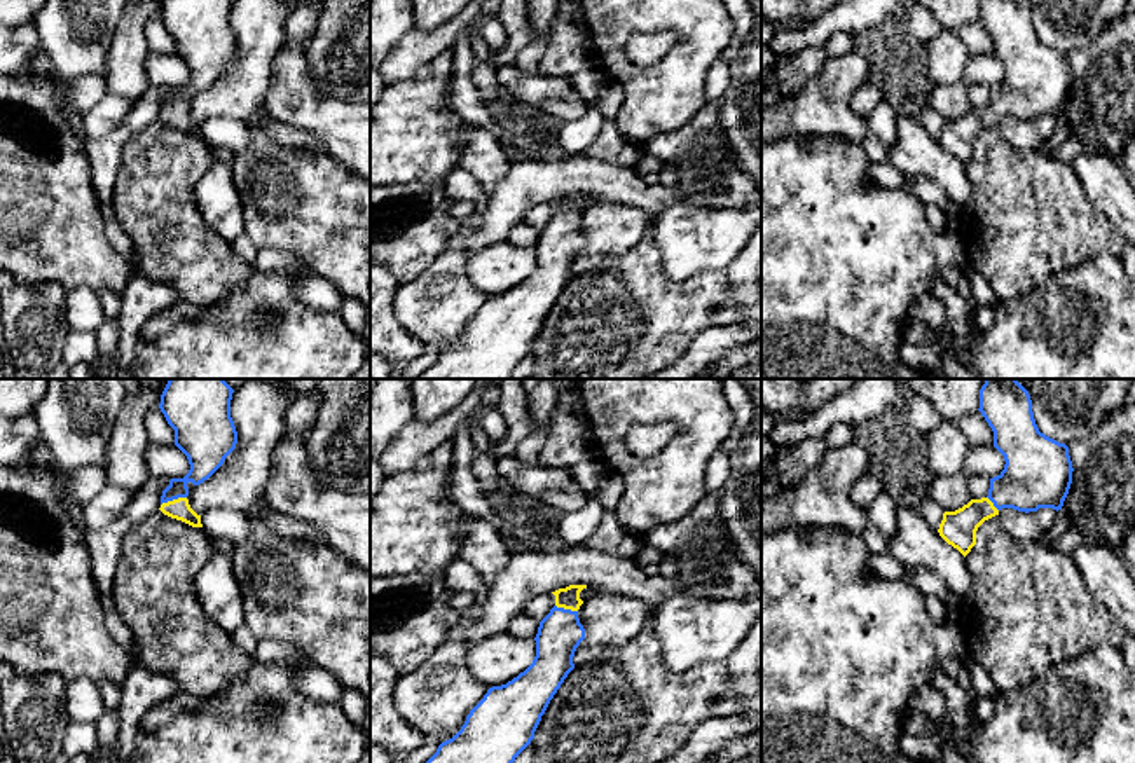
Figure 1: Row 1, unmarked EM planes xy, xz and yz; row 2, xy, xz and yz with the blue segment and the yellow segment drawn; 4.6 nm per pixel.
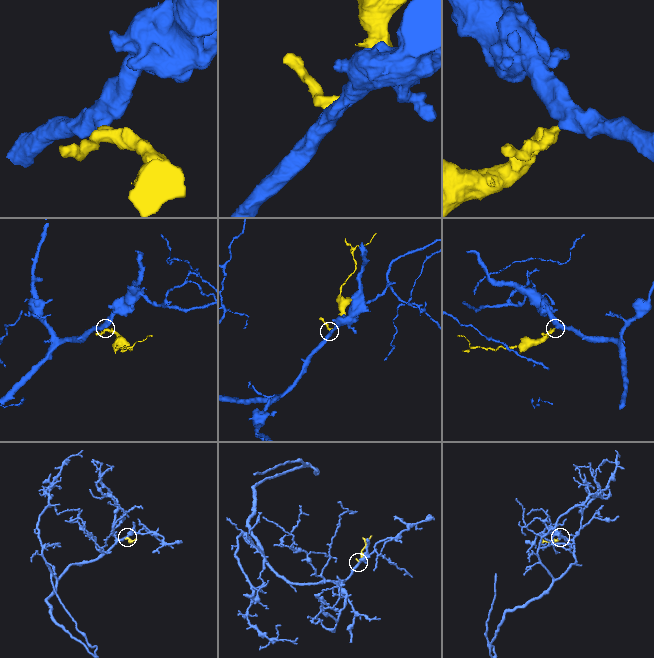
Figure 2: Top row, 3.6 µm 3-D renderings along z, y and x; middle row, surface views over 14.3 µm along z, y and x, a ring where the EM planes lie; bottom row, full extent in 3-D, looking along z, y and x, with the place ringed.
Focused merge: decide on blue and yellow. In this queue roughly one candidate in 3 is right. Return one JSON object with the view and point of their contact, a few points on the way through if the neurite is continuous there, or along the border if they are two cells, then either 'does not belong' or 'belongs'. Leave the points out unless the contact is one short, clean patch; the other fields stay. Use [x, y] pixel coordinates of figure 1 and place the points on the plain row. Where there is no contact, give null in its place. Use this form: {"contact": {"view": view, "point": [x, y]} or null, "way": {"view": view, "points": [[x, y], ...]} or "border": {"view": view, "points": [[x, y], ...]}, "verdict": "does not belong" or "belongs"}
{"contact": {"view": "xy", "point": [173, 107]}, "way": {"view": "xy", "points": [[205, 63], [205, 70], [173, 107], [178, 117]]}, "verdict": "belongs"}

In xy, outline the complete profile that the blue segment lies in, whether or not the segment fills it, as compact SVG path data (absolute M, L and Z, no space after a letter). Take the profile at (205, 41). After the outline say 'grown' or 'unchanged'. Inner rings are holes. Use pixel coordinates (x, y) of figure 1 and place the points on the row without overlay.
M162 0L159 17L175 38L175 54L187 65L190 79L183 87L171 87L161 105L161 120L192 136L203 136L201 124L189 113L189 96L208 89L236 58L237 40L230 26L234 0Z; grown

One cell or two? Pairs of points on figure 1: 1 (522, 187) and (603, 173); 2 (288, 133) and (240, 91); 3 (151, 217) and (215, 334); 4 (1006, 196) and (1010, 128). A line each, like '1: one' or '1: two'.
1: one
2: two
3: two
4: two

